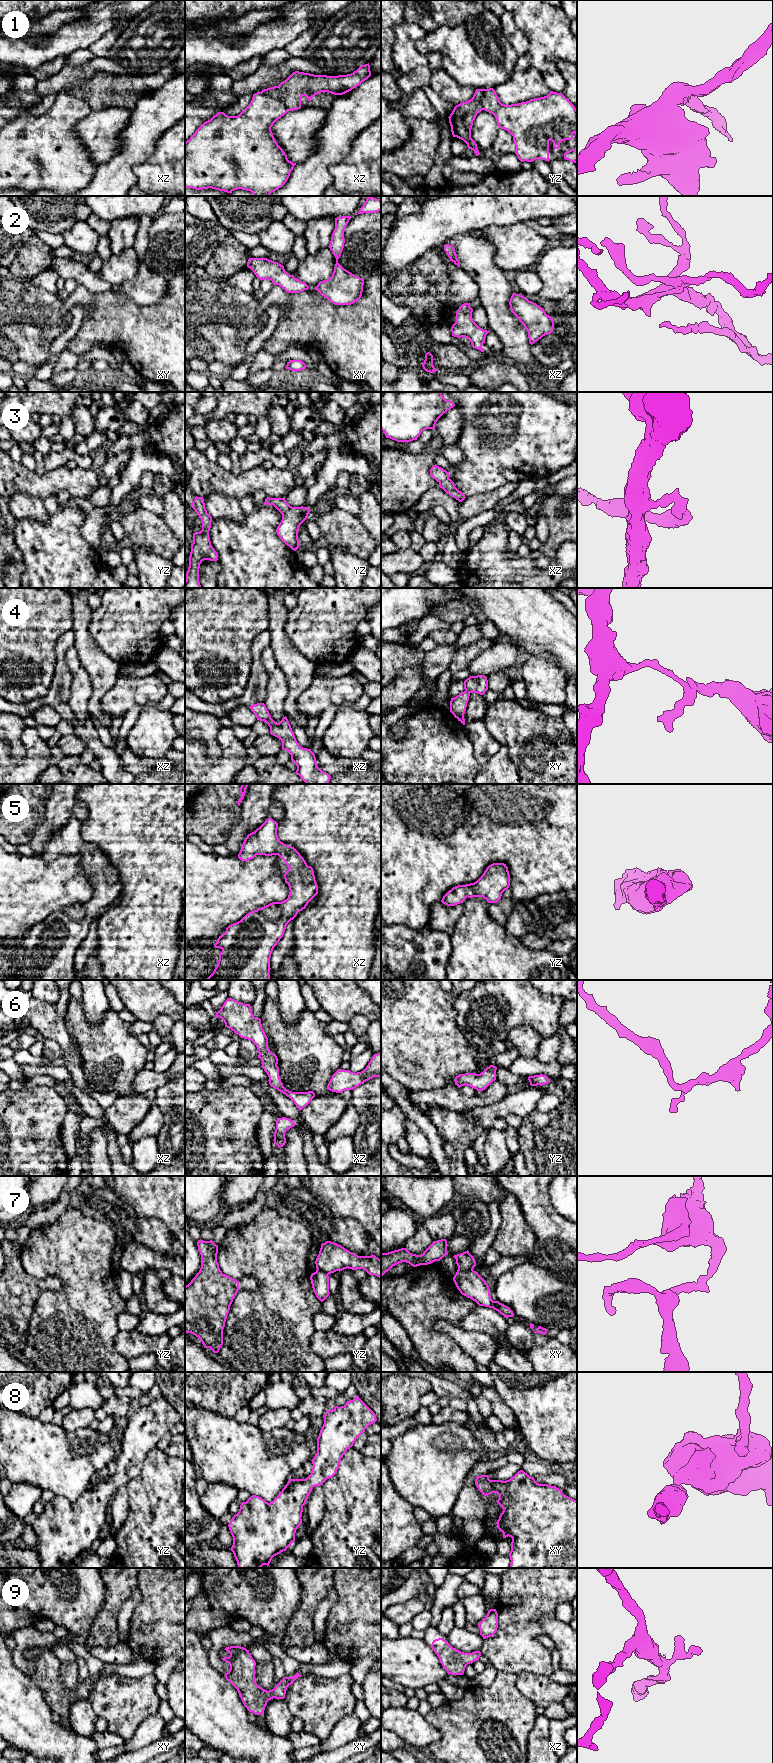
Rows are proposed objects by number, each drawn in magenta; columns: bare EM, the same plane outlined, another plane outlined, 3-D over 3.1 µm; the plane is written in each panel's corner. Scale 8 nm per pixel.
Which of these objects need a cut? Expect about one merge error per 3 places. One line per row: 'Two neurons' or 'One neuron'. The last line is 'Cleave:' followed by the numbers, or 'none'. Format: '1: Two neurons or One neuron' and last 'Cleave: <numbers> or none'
1: Two neurons
2: One neuron
3: One neuron
4: Two neurons
5: One neuron
6: One neuron
7: Two neurons
8: One neuron
9: One neuron
Cleave: 1, 4, 7

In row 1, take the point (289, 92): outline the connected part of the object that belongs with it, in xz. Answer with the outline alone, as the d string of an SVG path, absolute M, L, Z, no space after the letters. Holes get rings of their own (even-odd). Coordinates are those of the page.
M361 65L356 71L347 75L327 76L314 75L295 71L285 81L278 86L270 87L261 91L261 93L271 96L282 102L288 111L298 110L301 108L301 97L306 96L308 101L321 92L328 92L334 95L343 95L359 86L362 82L371 76L370 65Z

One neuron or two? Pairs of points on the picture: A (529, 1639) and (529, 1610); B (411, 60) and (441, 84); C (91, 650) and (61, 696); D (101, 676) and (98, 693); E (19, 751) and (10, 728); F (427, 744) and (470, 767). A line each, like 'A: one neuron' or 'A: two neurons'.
A: one neuron
B: two neurons
C: two neurons
D: one neuron
E: one neuron
F: one neuron

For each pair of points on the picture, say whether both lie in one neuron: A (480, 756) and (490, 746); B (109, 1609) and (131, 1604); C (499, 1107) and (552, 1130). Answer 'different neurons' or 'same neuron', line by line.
A: same neuron
B: different neurons
C: different neurons

